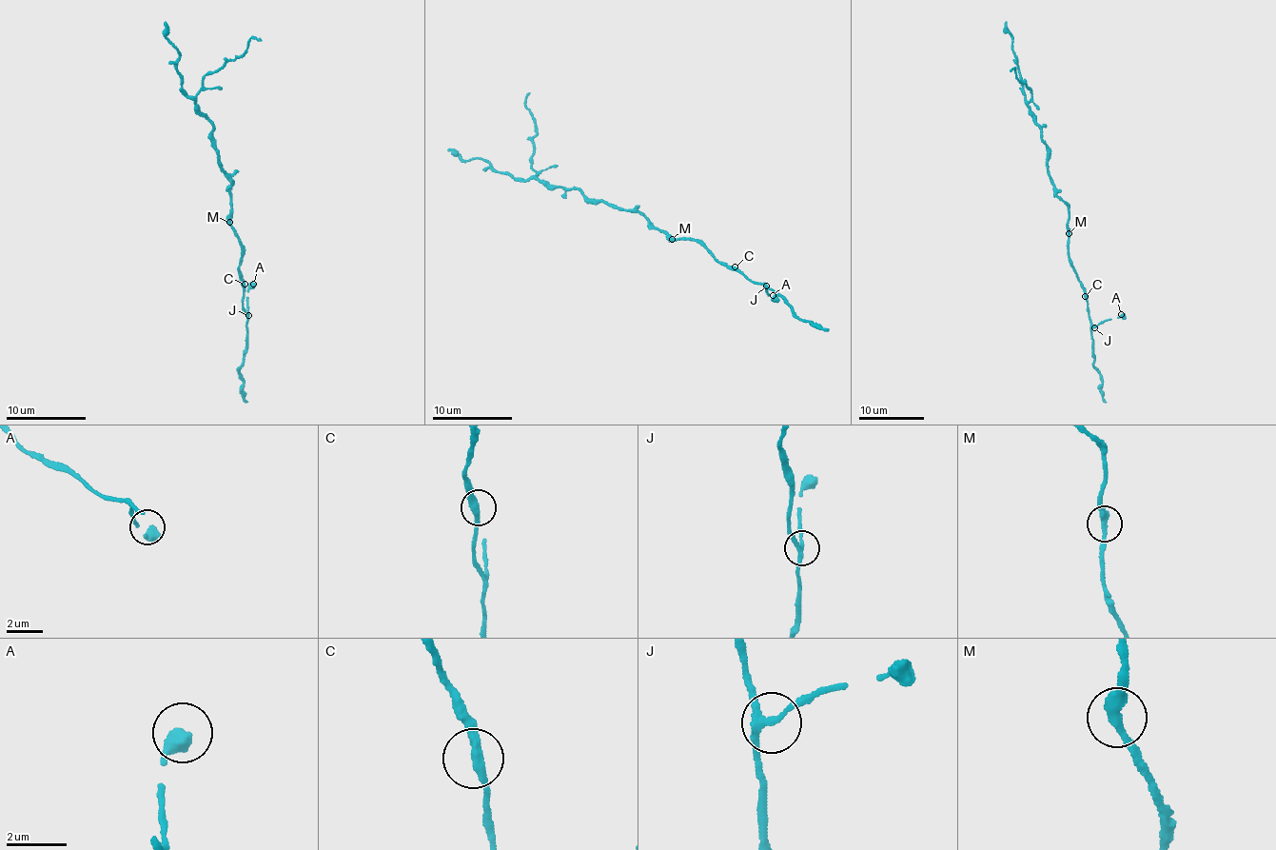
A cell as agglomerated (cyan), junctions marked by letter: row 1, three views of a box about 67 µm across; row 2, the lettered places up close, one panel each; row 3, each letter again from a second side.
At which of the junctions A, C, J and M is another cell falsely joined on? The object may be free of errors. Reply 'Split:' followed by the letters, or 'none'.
Split: none

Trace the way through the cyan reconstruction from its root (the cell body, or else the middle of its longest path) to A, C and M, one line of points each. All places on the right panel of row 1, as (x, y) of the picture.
A: (1069, 213), (1068, 256), (1084, 290), (1092, 326), (1118, 318), (1121, 314)
C: (1069, 213), (1068, 256), (1085, 296)
M: (1069, 213), (1068, 233)

